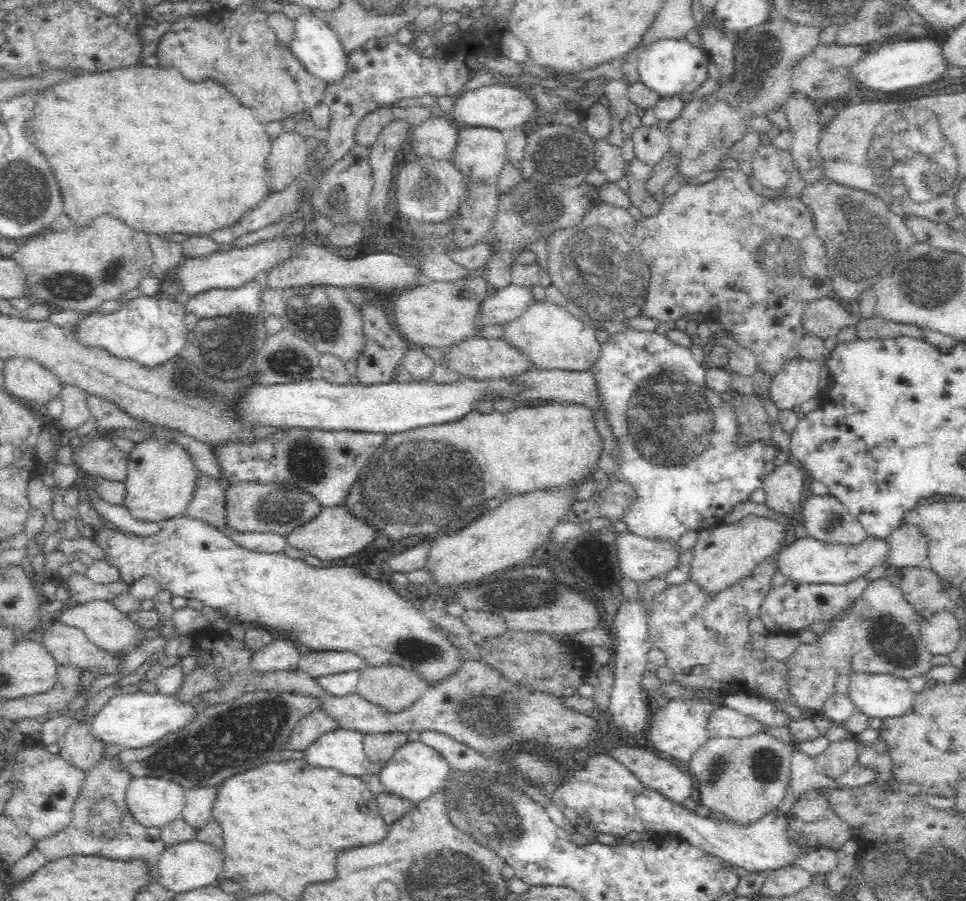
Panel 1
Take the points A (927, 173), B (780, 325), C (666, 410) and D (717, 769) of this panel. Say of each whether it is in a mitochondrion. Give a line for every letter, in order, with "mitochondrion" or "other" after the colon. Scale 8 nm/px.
A: mitochondrion
B: other
C: mitochondrion
D: mitochondrion

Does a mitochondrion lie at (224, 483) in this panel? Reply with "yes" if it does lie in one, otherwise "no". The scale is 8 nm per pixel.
no

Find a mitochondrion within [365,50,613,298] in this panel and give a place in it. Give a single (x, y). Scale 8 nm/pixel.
(533, 205)

